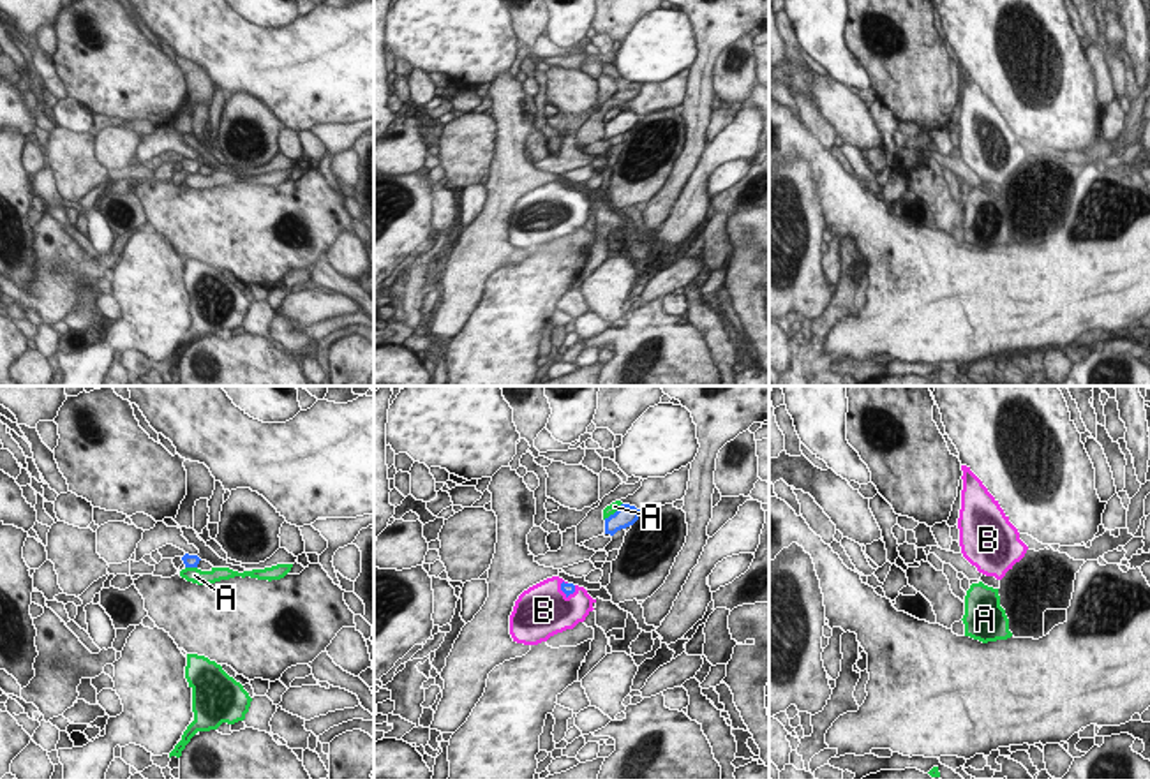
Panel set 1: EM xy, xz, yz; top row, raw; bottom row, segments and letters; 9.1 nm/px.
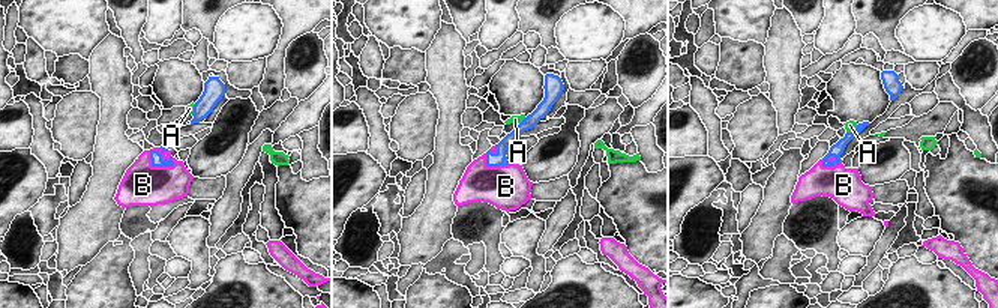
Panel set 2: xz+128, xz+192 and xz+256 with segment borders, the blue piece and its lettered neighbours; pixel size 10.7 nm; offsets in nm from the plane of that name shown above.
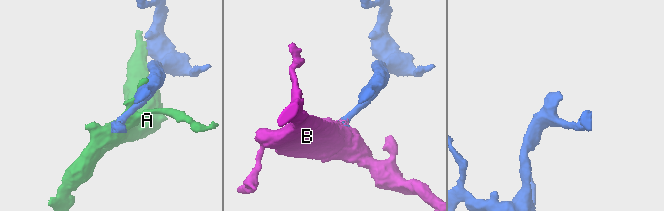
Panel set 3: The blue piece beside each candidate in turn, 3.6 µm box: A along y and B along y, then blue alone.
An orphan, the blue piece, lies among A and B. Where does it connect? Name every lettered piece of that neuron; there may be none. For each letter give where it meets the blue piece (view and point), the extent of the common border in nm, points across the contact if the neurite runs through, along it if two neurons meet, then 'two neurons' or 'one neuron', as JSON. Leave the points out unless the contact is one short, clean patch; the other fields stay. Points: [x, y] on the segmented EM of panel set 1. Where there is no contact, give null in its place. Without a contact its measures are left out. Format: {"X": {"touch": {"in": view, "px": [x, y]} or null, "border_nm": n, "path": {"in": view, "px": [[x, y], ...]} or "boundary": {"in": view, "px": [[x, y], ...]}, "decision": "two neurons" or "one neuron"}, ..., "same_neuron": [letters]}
{"A": {"touch": {"in": "xz", "px": [614, 513]}, "border_nm": 240, "decision": "two neurons"}, "B": {"touch": {"in": "xz", "px": [561, 589]}, "border_nm": 180, "path": {"in": "xz", "px": [[568, 589], [561, 589], [544, 610]]}, "decision": "one neuron"}, "same_neuron": ["B"]}

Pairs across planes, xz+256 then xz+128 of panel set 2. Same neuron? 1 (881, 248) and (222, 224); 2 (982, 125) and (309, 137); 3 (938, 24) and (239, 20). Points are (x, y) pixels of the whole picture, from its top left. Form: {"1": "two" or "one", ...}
{"1": "one", "2": "one", "3": "one"}

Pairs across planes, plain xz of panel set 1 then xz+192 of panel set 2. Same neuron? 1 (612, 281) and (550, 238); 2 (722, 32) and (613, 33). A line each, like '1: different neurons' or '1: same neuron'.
1: different neurons
2: different neurons

